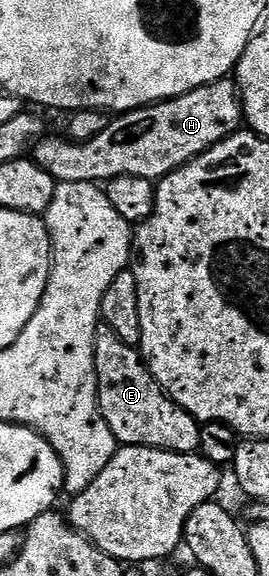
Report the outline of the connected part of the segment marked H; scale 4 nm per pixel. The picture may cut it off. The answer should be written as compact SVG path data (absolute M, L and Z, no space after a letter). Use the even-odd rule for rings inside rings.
M226 79L170 101L156 101L154 105L144 105L142 109L114 116L107 131L95 135L95 139L70 141L65 135L42 136L32 146L31 153L37 164L59 183L108 183L123 175L160 179L238 132L242 125L241 90L237 88L236 80Z

